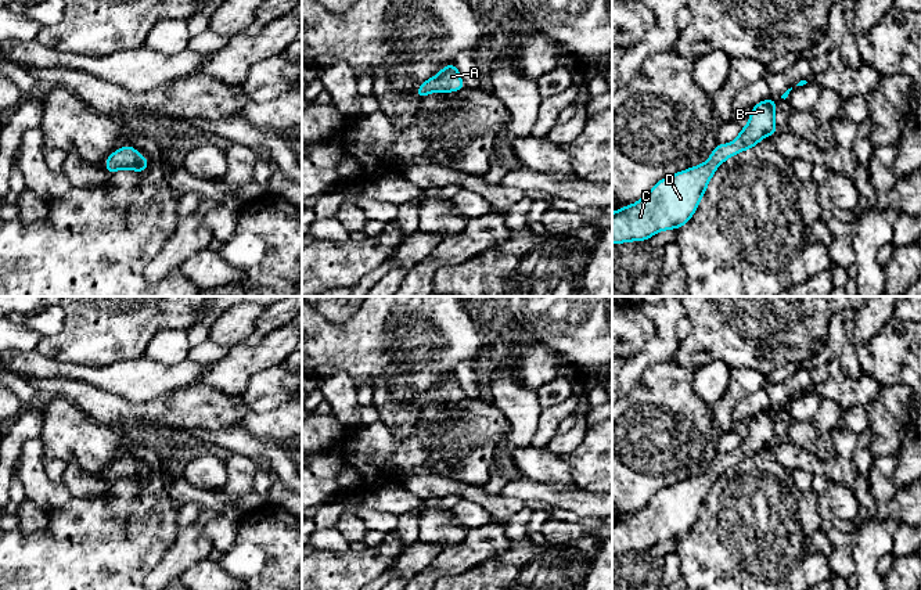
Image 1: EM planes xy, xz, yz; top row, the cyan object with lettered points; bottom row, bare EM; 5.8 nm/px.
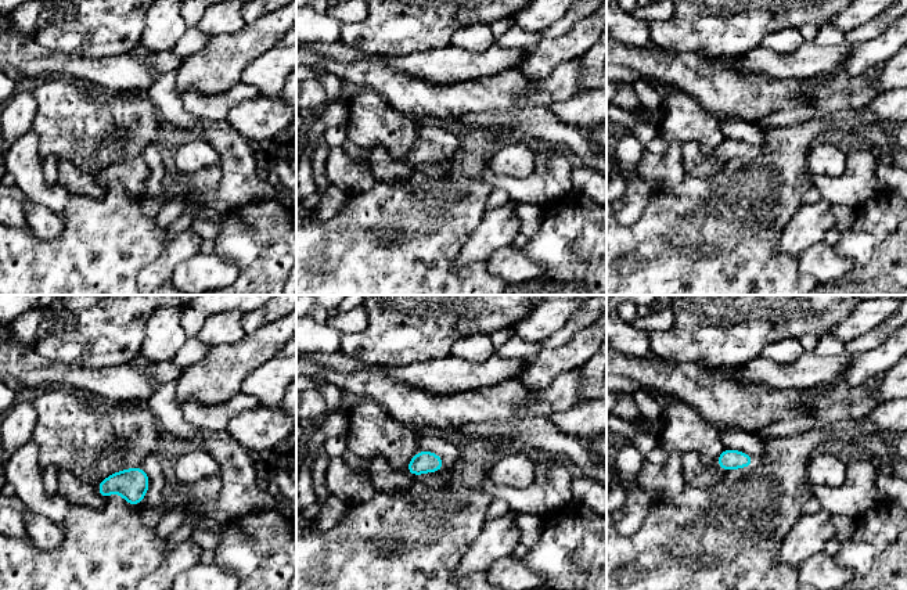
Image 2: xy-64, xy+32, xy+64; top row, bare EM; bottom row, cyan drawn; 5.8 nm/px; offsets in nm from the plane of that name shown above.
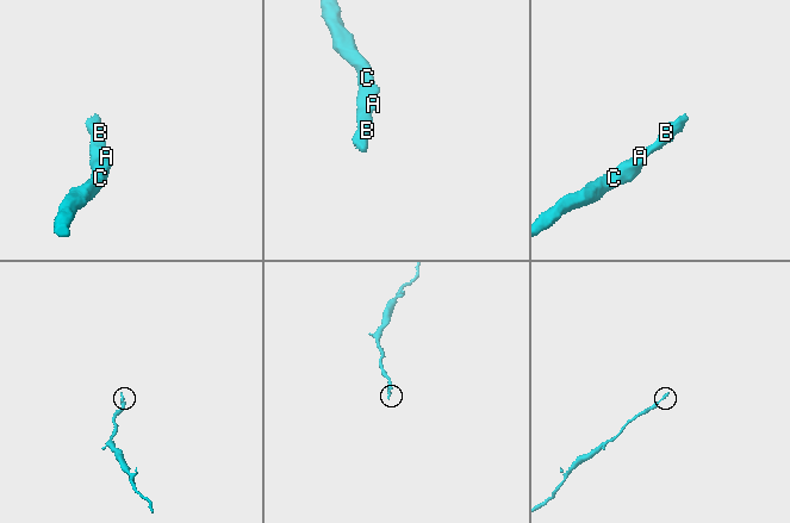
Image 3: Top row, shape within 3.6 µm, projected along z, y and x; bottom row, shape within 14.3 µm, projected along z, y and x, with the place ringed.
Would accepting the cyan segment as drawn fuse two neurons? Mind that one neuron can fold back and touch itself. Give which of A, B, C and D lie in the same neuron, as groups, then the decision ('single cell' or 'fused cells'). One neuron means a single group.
A B C D; single cell

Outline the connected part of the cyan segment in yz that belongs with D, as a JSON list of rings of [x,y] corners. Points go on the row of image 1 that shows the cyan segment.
[[[773,98],[758,102],[749,115],[748,125],[741,129],[738,137],[730,144],[717,144],[712,151],[710,158],[698,166],[686,169],[669,177],[659,180],[647,195],[633,205],[618,209],[612,213],[612,242],[623,244],[629,241],[645,241],[655,233],[677,229],[688,223],[698,208],[710,177],[717,166],[727,158],[737,155],[741,151],[753,148],[766,136],[778,133],[774,122],[774,111],[777,102]]]

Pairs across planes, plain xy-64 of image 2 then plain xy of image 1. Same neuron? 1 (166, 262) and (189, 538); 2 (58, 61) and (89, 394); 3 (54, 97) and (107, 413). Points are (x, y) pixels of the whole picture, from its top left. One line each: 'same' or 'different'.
1: same
2: different
3: different

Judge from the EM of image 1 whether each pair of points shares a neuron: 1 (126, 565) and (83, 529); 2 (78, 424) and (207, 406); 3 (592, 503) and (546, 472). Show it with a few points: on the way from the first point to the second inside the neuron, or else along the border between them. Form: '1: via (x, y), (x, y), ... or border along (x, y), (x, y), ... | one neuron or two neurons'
1: via (115, 554), (94, 540) | one neuron
2: border along (71, 400), (100, 423), (123, 423), (128, 425) | two neurons
3: border along (538, 479), (578, 489) | two neurons

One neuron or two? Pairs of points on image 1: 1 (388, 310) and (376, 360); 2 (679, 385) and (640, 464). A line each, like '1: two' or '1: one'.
1: one
2: one

